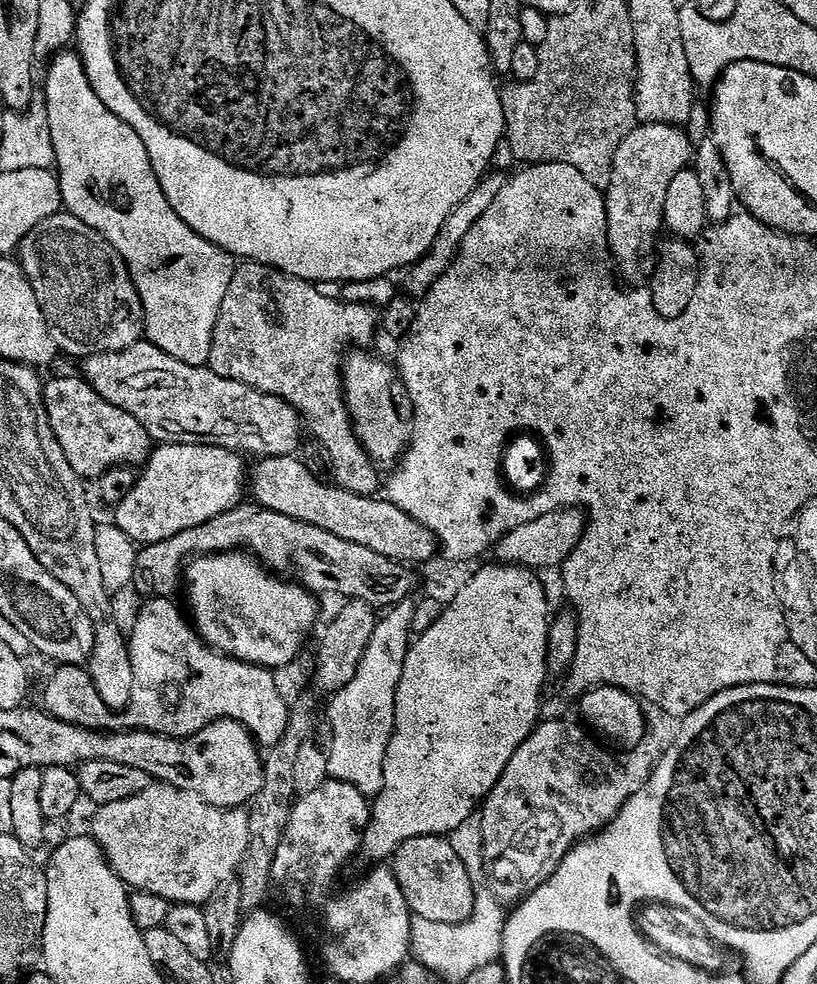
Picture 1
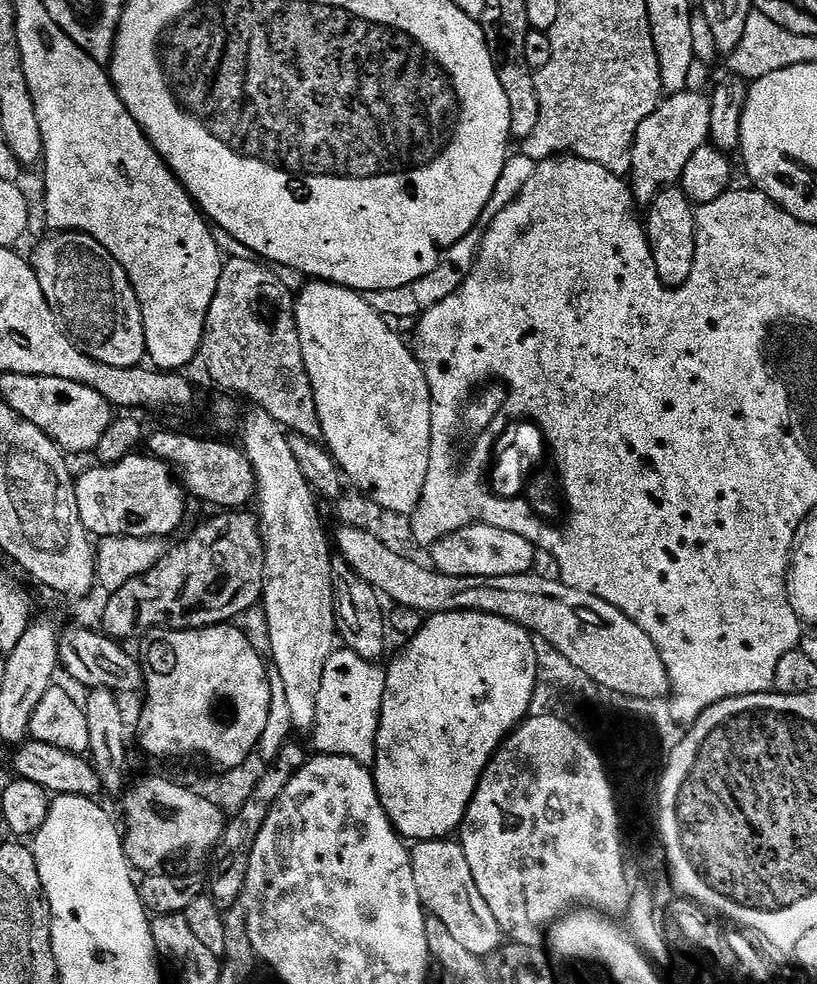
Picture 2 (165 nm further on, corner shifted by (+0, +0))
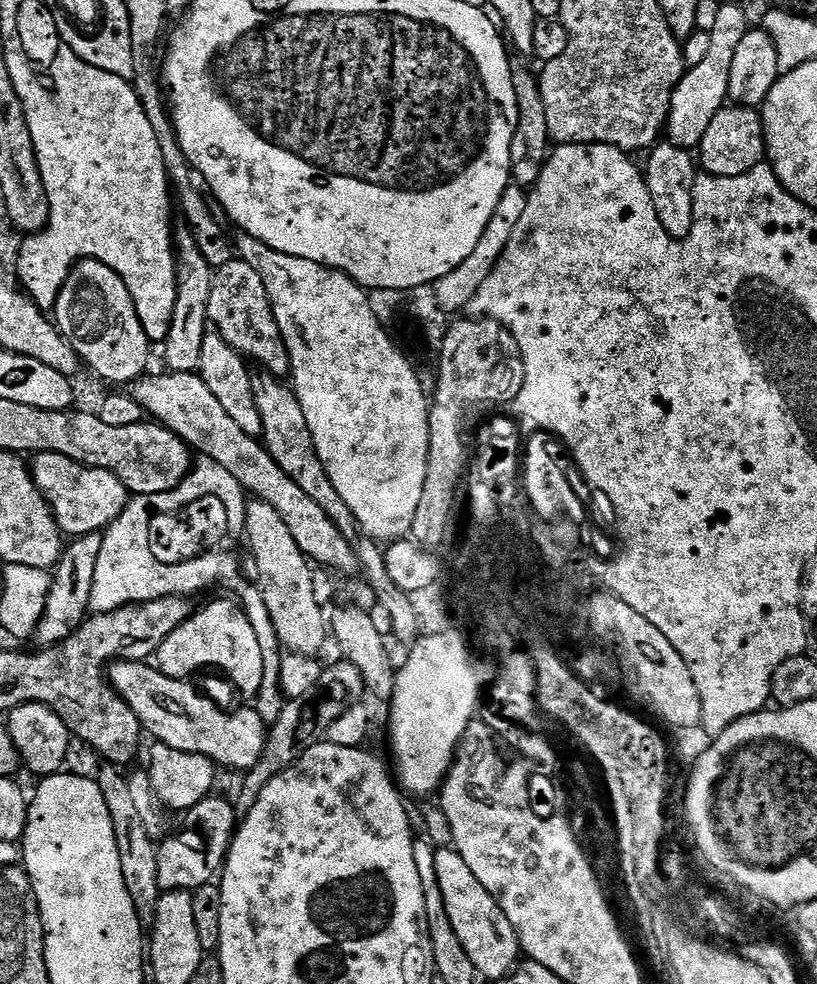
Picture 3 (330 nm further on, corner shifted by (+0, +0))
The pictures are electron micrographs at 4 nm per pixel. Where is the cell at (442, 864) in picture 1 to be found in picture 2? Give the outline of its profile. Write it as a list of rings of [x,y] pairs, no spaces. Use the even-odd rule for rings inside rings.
[[[452,838],[446,840],[422,840],[411,849],[412,865],[414,866],[414,883],[418,886],[418,898],[424,903],[428,916],[438,918],[450,930],[455,940],[470,954],[487,958],[495,948],[502,944],[502,933],[494,918],[490,906],[486,906],[486,898],[478,890],[478,882],[474,882],[474,873],[470,870],[470,862],[466,862],[466,854],[462,846]]]

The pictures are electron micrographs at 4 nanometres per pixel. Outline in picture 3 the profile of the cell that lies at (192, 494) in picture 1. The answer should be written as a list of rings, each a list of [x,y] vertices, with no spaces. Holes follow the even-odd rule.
[[[35,453],[30,460],[30,471],[38,490],[52,508],[56,525],[68,538],[107,529],[120,517],[130,499],[128,488],[114,474],[101,468],[87,468],[62,454]]]

